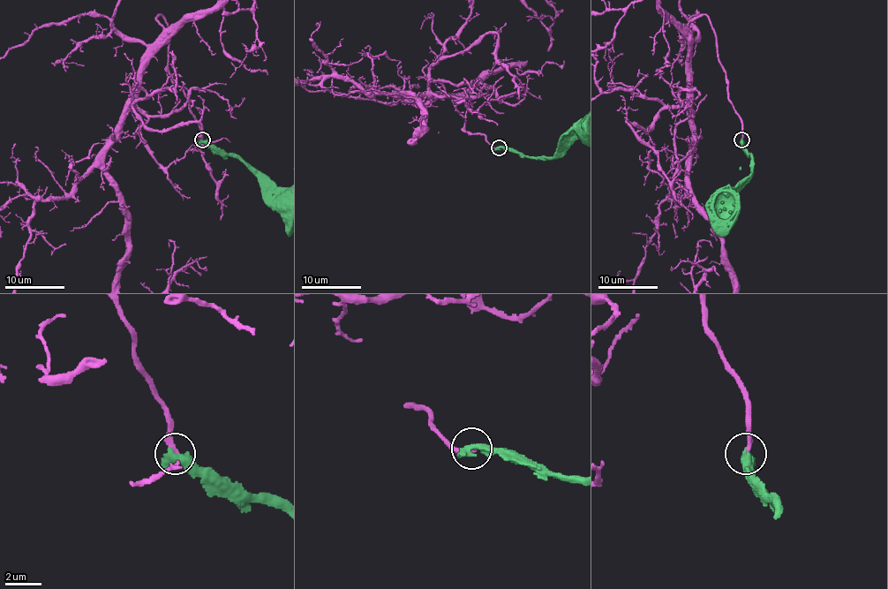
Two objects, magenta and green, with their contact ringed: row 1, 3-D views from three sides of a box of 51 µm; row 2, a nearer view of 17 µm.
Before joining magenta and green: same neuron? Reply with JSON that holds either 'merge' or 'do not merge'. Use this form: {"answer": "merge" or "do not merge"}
{"answer": "do not merge"}

